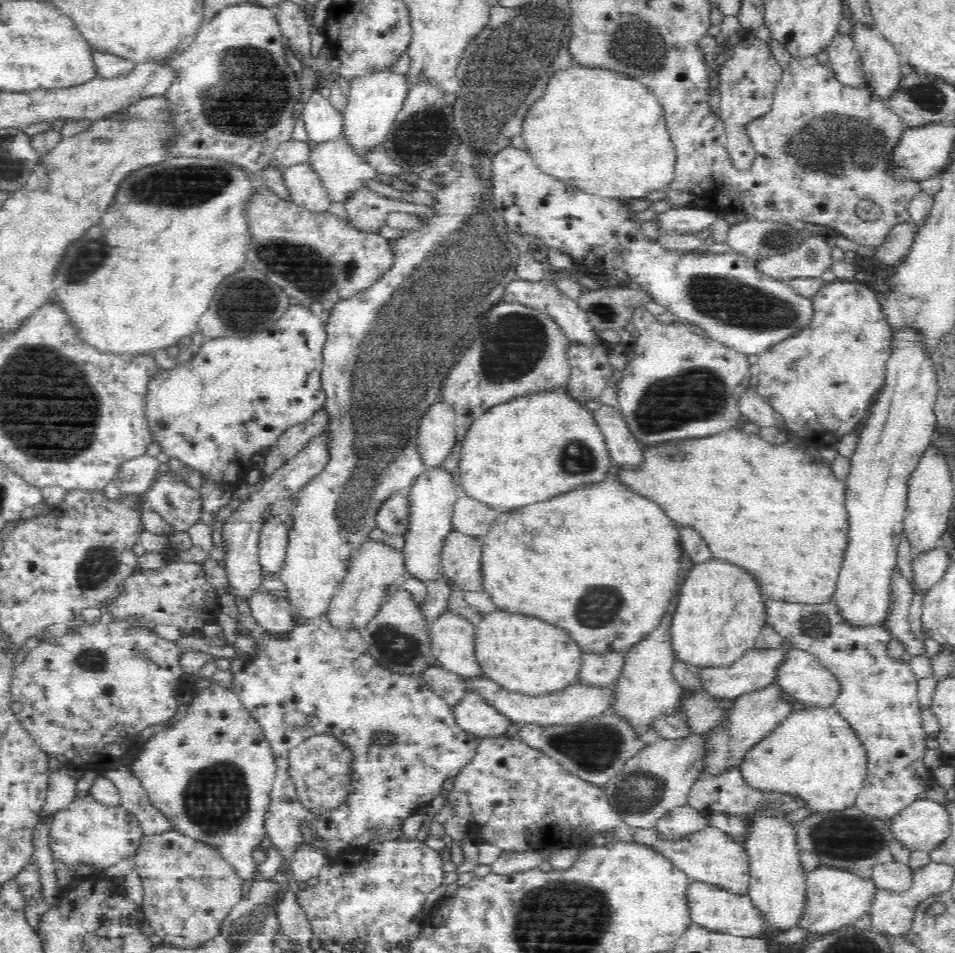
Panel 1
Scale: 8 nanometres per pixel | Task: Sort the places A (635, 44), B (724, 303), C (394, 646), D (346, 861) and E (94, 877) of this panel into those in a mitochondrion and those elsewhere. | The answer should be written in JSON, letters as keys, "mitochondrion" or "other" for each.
{"A":"mitochondrion","B":"mitochondrion","C":"mitochondrion","D":"other","E":"other"}

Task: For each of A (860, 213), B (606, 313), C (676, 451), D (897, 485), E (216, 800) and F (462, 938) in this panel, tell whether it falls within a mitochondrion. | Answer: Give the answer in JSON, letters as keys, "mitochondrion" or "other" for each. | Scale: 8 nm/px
{"A":"other","B":"mitochondrion","C":"mitochondrion","D":"other","E":"mitochondrion","F":"other"}

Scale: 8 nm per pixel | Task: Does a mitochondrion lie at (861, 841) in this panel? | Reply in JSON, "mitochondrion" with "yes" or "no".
{"mitochondrion":"yes"}

